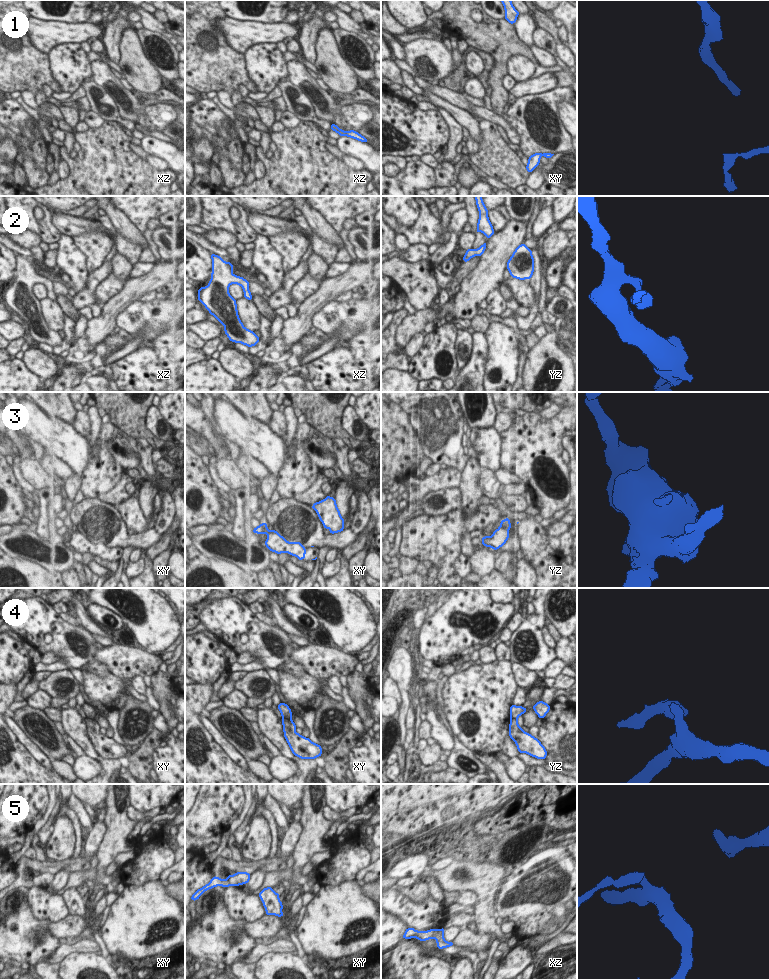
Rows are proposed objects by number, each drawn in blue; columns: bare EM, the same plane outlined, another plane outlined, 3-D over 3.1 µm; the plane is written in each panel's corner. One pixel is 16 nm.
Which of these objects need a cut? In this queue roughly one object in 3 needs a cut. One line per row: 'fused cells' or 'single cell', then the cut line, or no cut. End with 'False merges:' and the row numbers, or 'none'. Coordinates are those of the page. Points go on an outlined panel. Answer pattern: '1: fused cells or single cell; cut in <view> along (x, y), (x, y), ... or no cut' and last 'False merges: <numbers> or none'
1: single cell; no cut
2: single cell; no cut
3: fused cells; cut in yz along (500, 526), (508, 531)
4: fused cells; cut in xy along (282, 716), (290, 718)
5: single cell; no cut
False merges: 3, 4

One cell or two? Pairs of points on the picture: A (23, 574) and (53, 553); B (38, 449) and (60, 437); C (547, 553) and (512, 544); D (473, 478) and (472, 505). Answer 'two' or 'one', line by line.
A: two
B: two
C: two
D: one

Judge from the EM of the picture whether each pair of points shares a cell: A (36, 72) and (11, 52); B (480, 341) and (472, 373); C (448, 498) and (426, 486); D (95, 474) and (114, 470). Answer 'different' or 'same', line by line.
A: same
B: same
C: different
D: same

